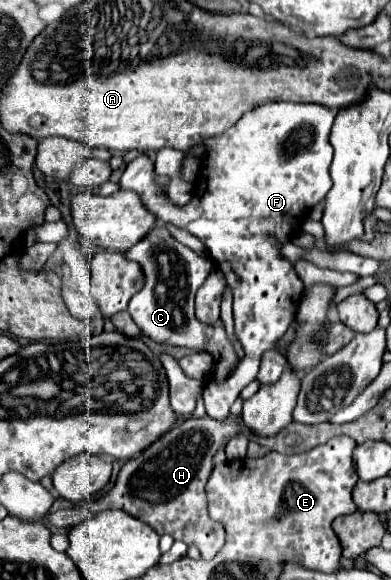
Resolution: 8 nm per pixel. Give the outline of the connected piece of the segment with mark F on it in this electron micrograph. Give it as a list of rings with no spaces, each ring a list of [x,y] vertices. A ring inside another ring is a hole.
[[[269,102],[249,110],[233,128],[203,140],[203,182],[195,184],[193,198],[183,208],[161,200],[147,154],[129,162],[119,180],[121,190],[135,190],[161,224],[171,222],[197,236],[233,290],[235,336],[245,356],[229,380],[207,384],[203,390],[205,410],[217,422],[229,420],[231,404],[257,376],[261,354],[275,350],[295,320],[305,286],[293,264],[281,256],[281,248],[331,188],[329,132],[333,120],[335,112],[321,104]]]

